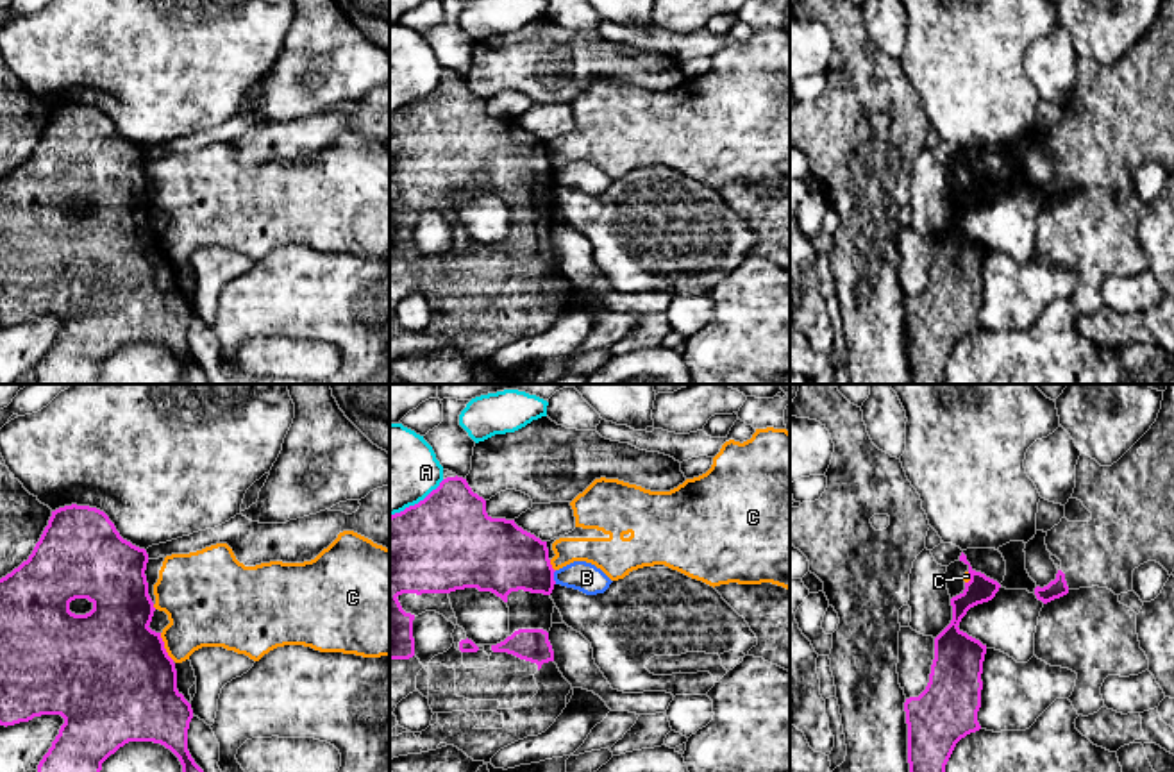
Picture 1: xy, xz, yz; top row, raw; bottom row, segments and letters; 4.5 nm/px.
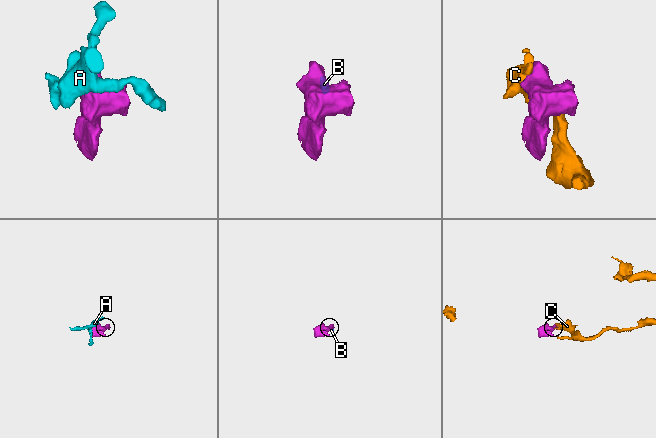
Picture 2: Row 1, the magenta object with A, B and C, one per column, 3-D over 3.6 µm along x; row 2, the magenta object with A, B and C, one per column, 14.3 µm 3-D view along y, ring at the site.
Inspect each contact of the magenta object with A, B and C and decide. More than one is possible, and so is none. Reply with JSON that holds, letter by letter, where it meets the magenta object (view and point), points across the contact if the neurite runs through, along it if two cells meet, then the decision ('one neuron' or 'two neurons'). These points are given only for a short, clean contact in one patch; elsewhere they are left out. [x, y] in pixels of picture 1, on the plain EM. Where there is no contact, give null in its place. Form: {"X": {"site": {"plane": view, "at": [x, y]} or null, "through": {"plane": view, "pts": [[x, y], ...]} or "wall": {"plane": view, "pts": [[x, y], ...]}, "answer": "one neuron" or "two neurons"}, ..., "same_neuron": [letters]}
{"A": {"site": {"plane": "xz", "at": [419, 102]}, "answer": "two neurons"}, "B": {"site": {"plane": "xz", "at": [553, 177]}, "answer": "two neurons"}, "C": {"site": {"plane": "xy", "at": [163, 247]}, "answer": "two neurons"}, "same_neuron": []}

